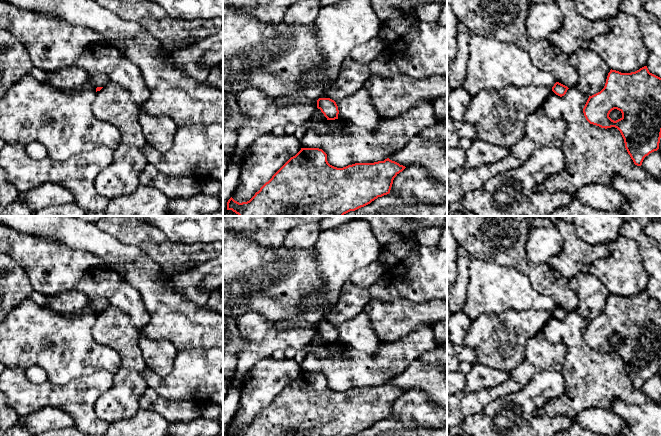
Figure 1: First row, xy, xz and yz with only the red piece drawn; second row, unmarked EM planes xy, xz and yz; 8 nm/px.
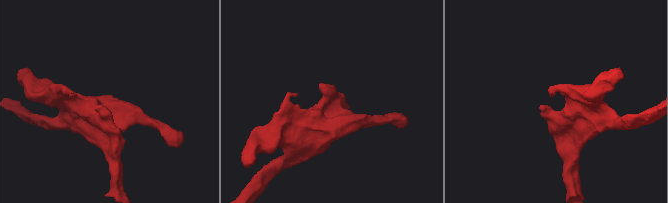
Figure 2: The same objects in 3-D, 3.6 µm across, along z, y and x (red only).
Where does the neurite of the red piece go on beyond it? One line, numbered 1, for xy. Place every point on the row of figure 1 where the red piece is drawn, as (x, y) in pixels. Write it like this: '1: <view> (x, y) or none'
1: none

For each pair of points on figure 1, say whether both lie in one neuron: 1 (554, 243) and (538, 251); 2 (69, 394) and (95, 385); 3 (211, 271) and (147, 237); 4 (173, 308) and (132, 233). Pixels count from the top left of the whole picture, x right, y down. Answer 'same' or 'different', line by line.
1: same
2: same
3: different
4: different

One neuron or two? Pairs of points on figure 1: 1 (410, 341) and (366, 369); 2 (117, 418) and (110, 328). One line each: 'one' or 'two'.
1: one
2: one

